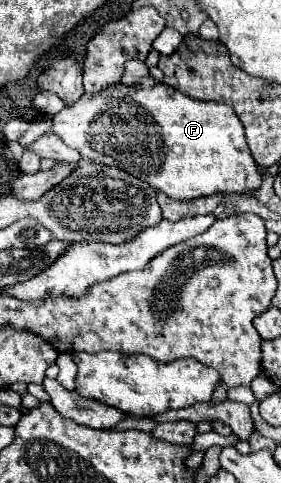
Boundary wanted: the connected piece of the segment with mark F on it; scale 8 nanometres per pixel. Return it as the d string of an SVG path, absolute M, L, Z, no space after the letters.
M113 83L103 91L89 95L83 93L79 103L61 109L53 117L55 135L63 139L69 147L77 149L81 157L101 161L101 163L115 163L123 171L147 181L153 189L167 193L171 199L195 199L207 197L215 193L245 193L257 189L261 183L261 173L251 157L251 151L245 141L243 125L239 117L227 107L225 103L211 103L211 101L195 101L163 83L155 83L145 91L139 85L123 85Z

